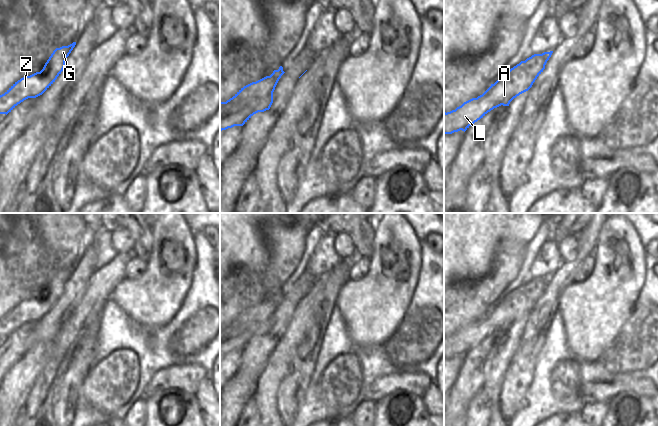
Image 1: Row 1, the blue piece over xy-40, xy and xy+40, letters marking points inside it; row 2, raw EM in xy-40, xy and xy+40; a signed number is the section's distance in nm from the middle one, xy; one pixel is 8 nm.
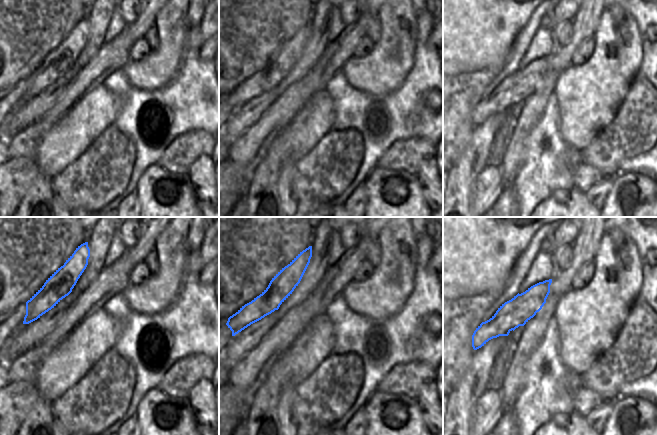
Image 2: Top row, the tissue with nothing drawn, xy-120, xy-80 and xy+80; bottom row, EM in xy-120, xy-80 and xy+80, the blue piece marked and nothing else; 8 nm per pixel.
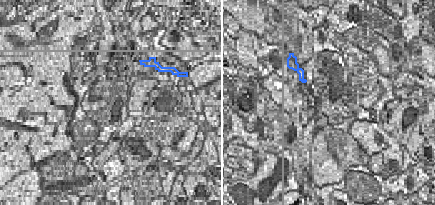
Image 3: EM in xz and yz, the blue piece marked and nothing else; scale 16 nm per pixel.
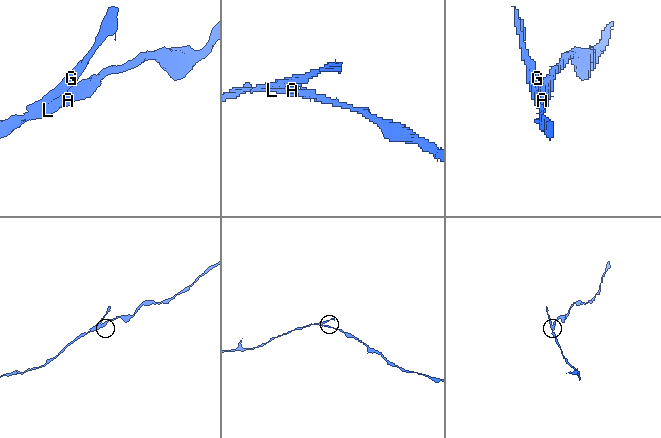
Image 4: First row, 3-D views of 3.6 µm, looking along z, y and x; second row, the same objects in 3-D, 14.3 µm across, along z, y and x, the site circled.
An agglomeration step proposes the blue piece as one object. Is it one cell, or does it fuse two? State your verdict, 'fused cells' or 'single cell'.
fused cells

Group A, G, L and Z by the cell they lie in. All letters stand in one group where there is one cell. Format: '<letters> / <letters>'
A L / G Z

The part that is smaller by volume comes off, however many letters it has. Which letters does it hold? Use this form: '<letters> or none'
G, Z

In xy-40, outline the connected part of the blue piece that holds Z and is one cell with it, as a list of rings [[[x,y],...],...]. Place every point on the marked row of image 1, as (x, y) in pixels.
[[[73,42],[56,48],[40,72],[24,76],[0,95],[0,114],[7,115],[24,100],[42,95],[63,71],[65,61],[75,45],[76,42]]]

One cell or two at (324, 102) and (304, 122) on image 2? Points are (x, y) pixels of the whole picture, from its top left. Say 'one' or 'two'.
one

